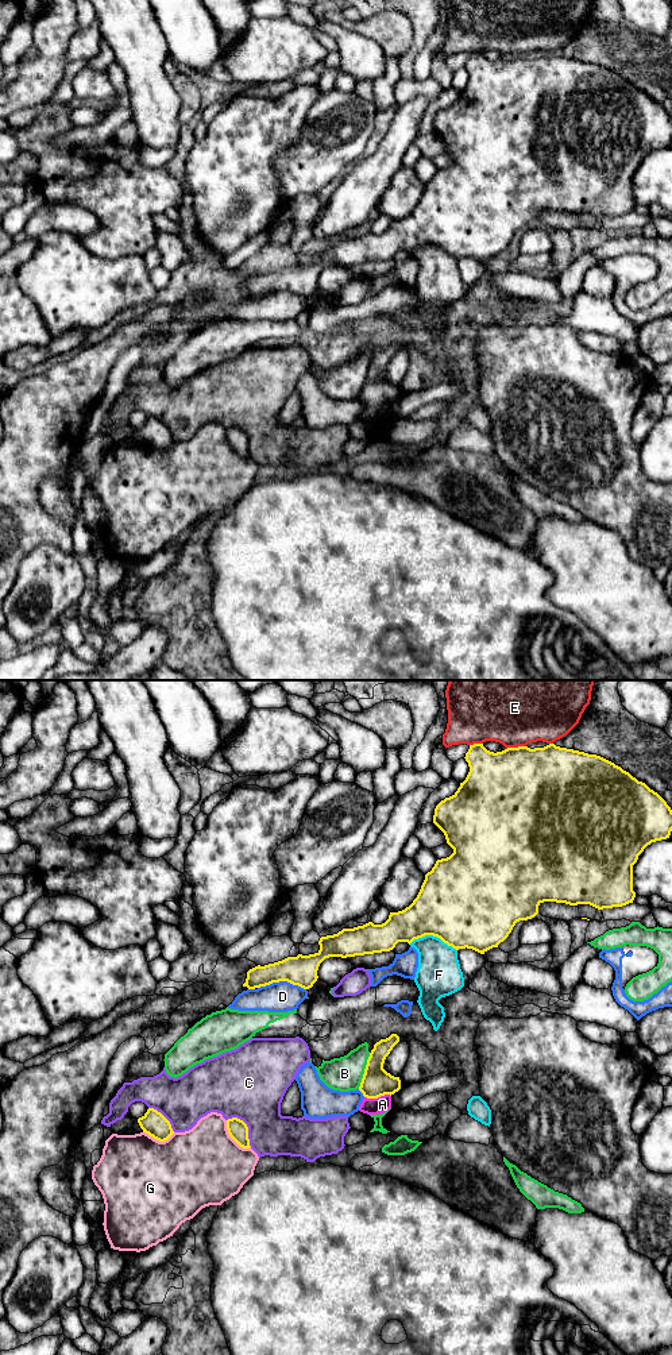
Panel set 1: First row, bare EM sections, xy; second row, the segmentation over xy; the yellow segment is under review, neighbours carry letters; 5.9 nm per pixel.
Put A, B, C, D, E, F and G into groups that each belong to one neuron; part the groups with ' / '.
A C / B / D / E / F / G

